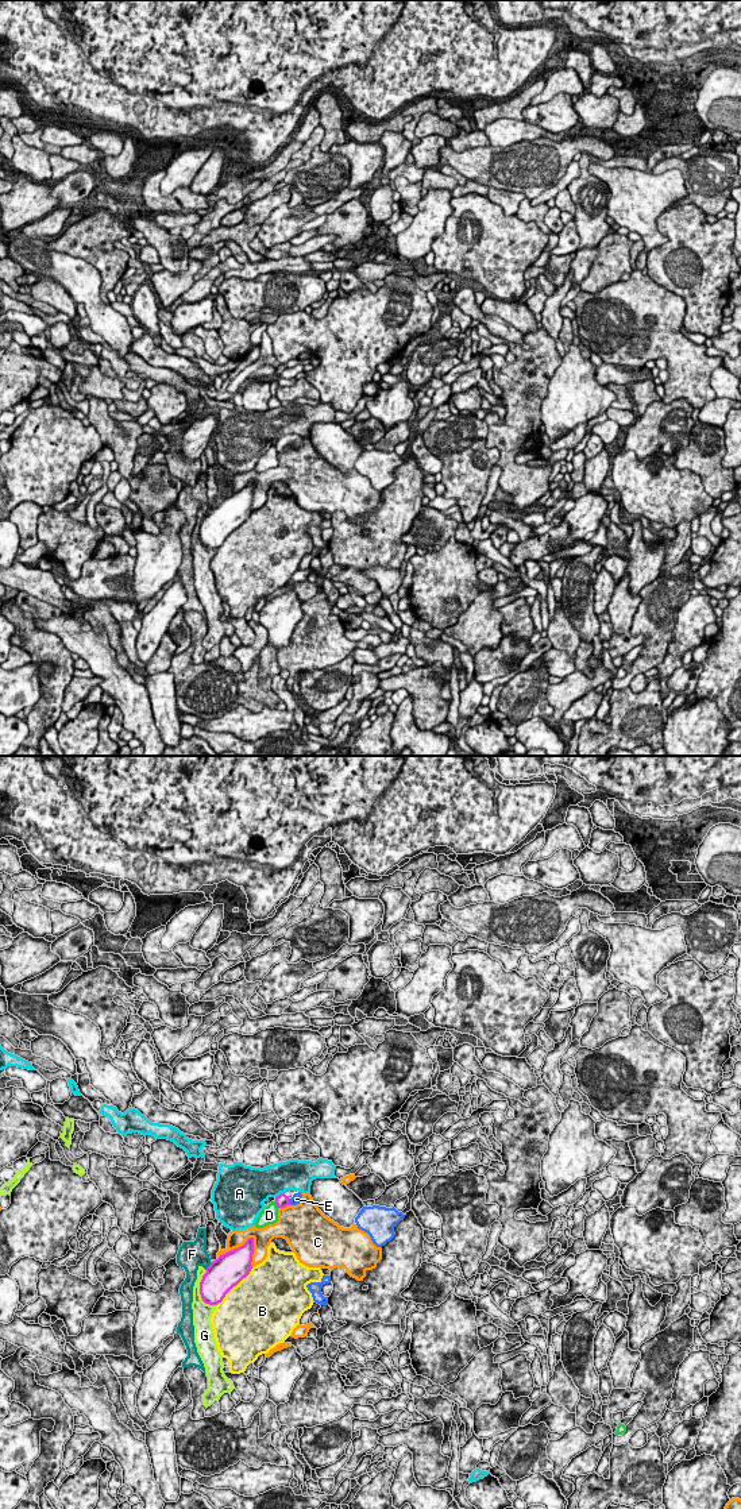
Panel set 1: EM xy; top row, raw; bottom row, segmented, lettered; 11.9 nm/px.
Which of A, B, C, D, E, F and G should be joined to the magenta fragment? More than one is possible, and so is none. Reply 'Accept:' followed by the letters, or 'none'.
Accept: E

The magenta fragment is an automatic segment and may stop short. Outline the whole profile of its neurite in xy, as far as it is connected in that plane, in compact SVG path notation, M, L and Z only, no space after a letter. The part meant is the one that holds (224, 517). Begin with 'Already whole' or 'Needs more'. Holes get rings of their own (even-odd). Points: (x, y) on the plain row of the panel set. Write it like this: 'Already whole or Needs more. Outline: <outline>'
Already whole. Outline: M254 482L211 506L200 526L200 539L205 548L217 549L225 539L246 522L252 510Z

